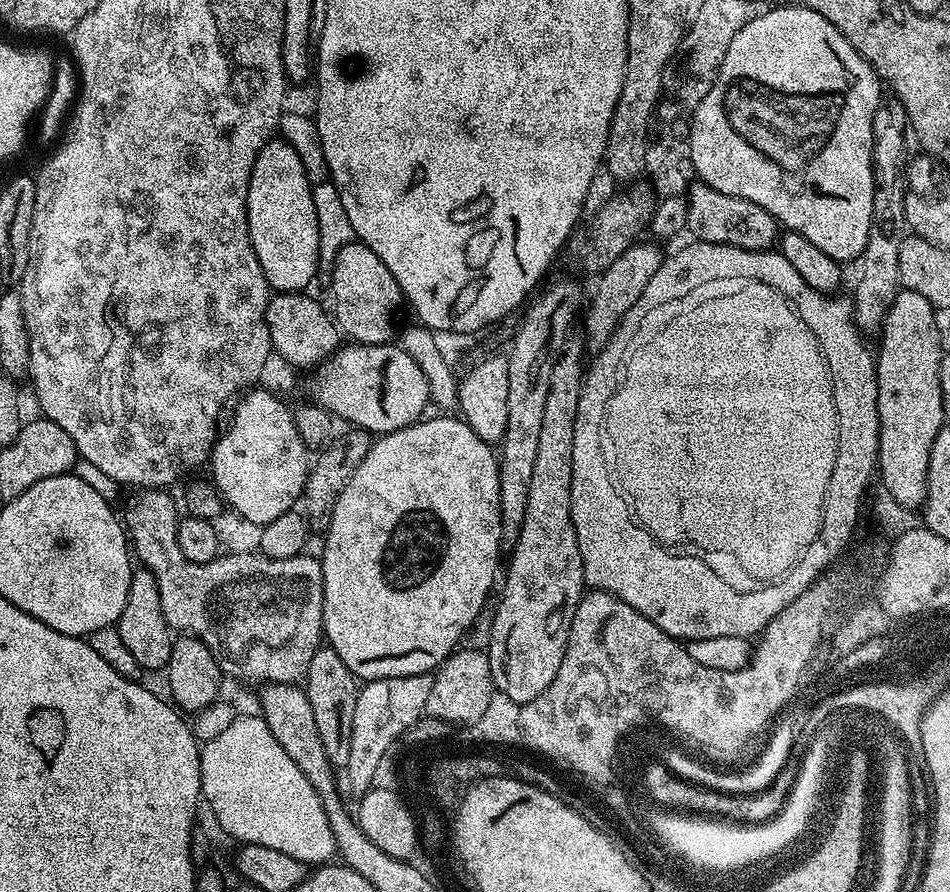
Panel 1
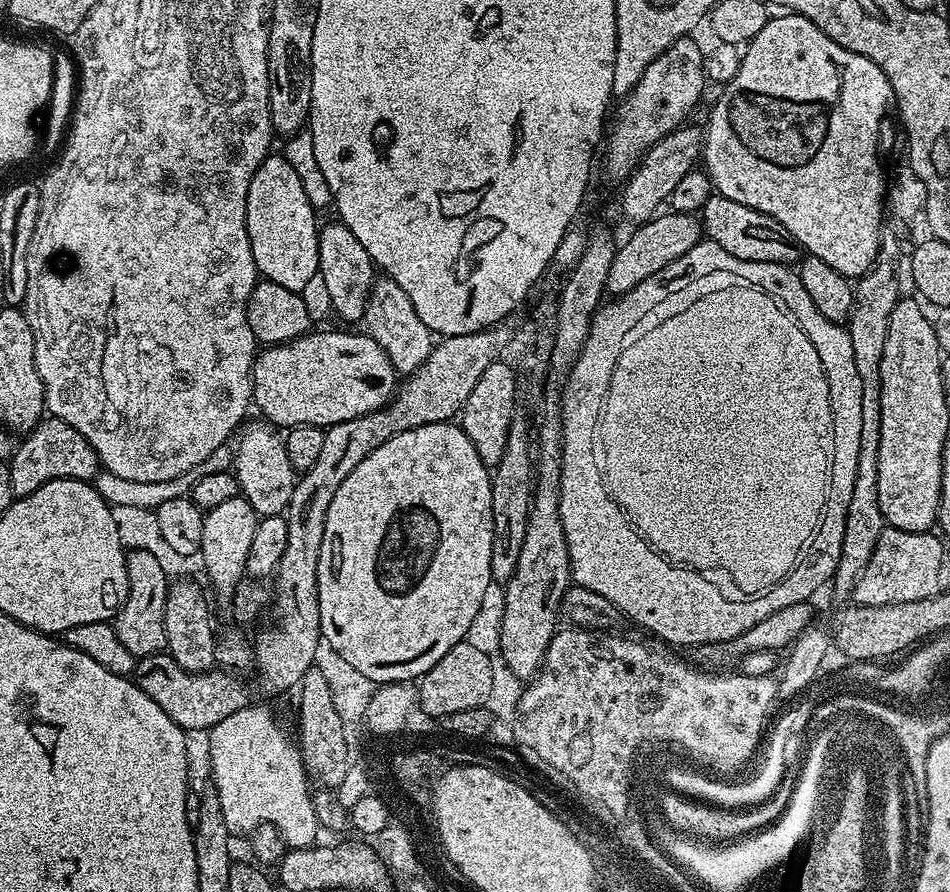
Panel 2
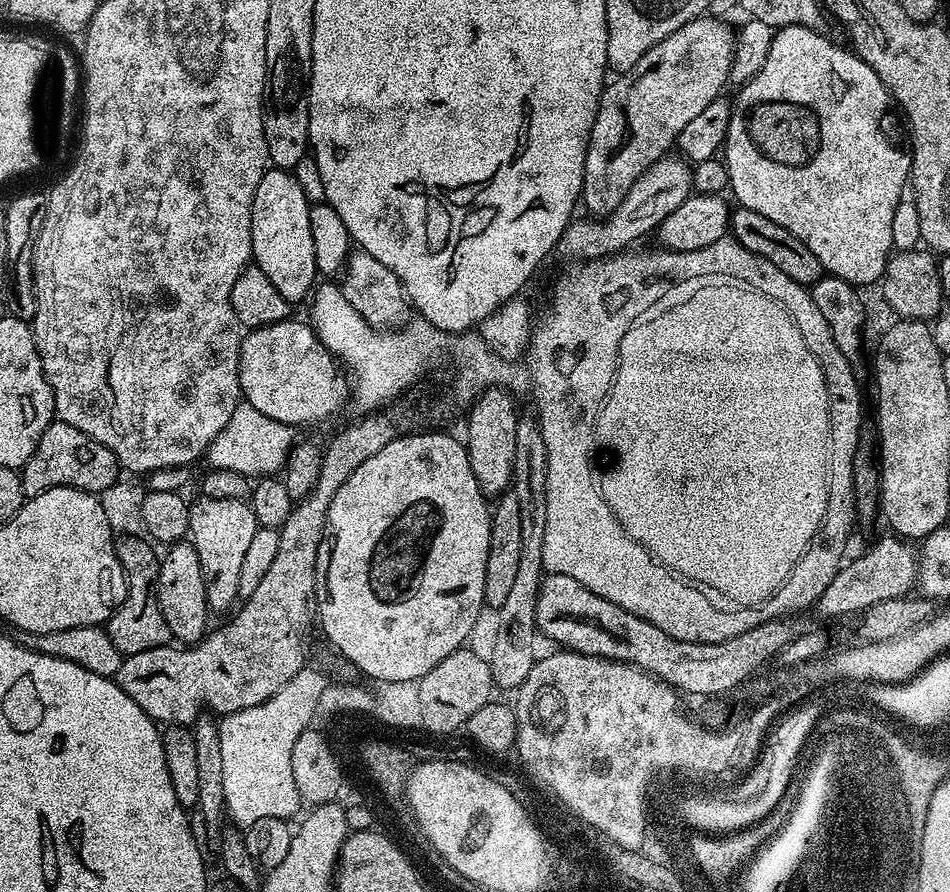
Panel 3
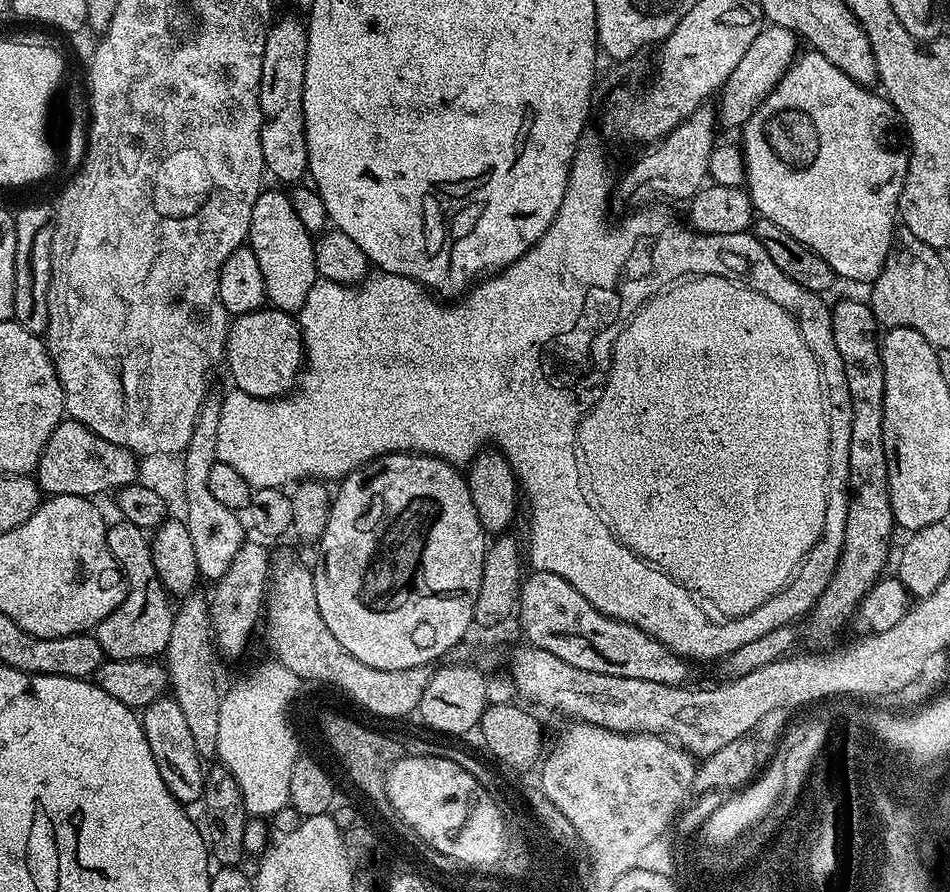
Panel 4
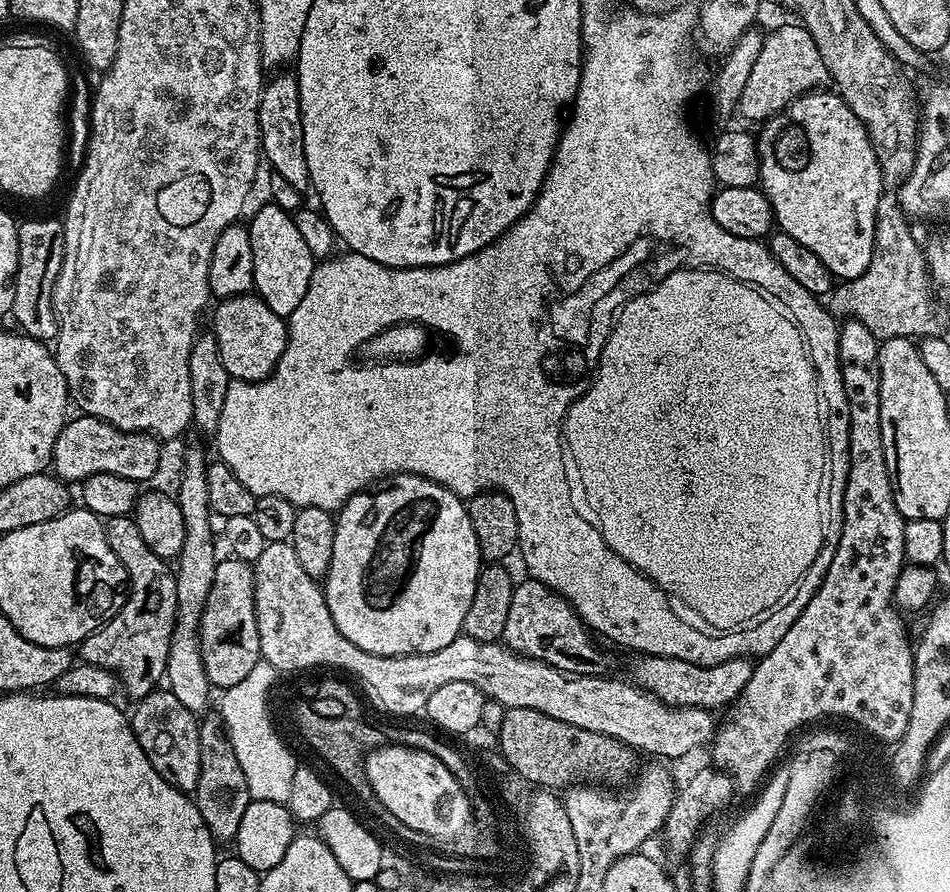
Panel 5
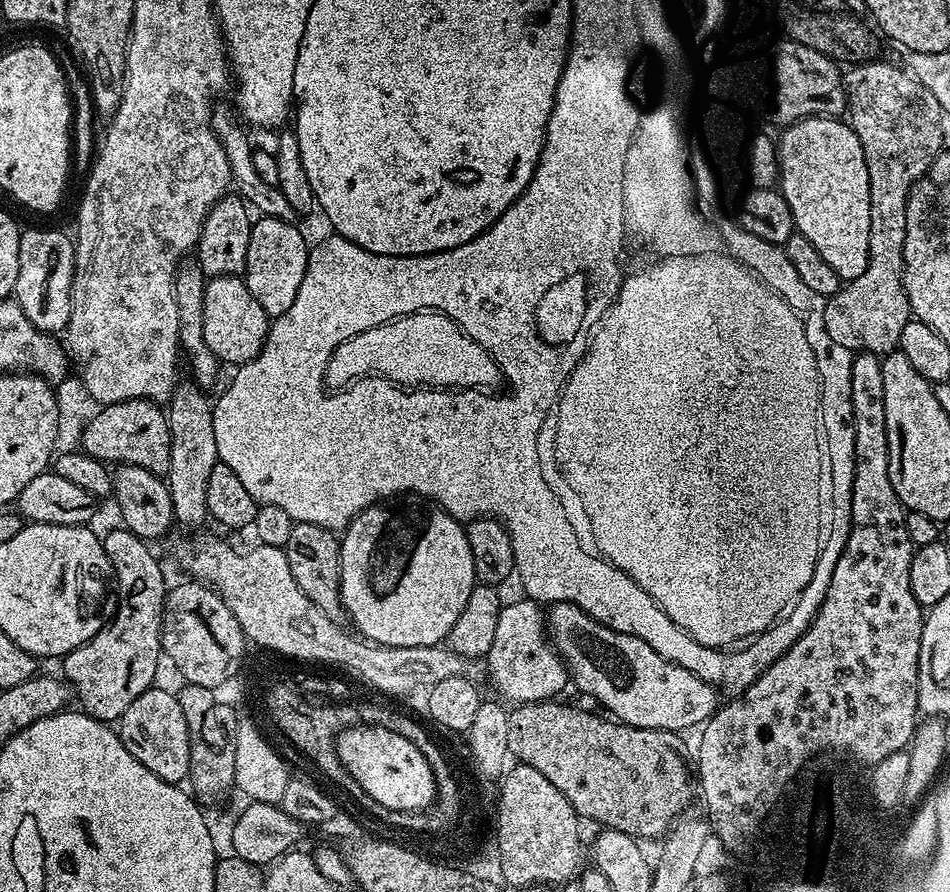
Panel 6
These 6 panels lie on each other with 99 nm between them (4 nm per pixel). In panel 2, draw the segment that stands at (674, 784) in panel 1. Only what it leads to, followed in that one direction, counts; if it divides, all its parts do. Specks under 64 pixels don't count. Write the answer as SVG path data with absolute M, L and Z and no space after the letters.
M789 763L774 795L760 805L755 805L748 809L719 808L716 805L704 804L686 796L683 796L683 798L668 796L668 798L664 800L664 812L666 812L668 820L672 822L670 830L677 833L680 832L680 834L685 837L712 844L731 842L754 834L763 828L767 828L767 826L773 824L775 820L780 819L792 796L800 776L800 771L801 765L799 763Z

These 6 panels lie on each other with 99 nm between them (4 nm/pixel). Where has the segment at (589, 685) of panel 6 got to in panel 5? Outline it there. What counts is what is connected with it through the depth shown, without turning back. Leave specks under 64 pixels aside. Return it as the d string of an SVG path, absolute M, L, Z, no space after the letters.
M641 655L636 664L634 683L637 688L654 694L663 704L672 708L707 708L717 710L723 704L731 705L739 700L746 682L750 682L753 661L746 656L730 658L718 666L698 666L694 662L682 662L665 656Z

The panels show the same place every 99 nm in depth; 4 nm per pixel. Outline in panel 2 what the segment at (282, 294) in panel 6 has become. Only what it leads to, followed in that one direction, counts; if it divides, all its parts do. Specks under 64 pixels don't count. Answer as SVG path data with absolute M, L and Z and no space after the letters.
M270 154L254 170L254 178L250 178L250 190L246 194L246 230L250 238L250 250L254 254L256 271L270 282L278 282L278 286L286 286L286 290L303 293L304 287L311 280L317 279L318 266L318 223L316 212L312 209L312 200L308 197L308 188L300 177L300 172L284 156Z

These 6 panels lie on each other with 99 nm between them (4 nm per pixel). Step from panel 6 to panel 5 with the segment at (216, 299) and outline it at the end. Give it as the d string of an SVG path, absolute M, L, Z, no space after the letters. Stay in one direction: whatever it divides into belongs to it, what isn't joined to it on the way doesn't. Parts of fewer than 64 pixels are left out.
M255 294L229 296L221 299L216 309L213 307L210 331L218 342L218 354L222 354L222 366L226 366L233 380L245 380L251 384L265 380L276 369L282 350L286 350L288 325L285 317L274 314L270 306L260 301Z

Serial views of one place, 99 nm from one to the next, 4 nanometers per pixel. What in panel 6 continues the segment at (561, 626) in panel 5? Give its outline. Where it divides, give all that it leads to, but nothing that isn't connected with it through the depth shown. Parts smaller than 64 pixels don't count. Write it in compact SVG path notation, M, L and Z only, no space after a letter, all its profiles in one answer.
M527 598L512 600L503 605L498 614L498 627L494 642L486 657L488 672L496 688L512 700L513 705L533 704L539 700L559 697L564 687L569 687L568 667L552 647L546 631L546 616L537 601Z

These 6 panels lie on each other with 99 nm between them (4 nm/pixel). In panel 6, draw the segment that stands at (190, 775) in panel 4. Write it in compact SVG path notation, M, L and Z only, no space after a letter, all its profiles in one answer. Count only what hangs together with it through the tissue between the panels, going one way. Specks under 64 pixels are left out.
M153 686L145 690L126 710L118 721L120 740L158 778L168 784L179 785L189 779L190 770L190 730L186 726L186 714L182 714L182 706L175 695L172 696L161 686Z

